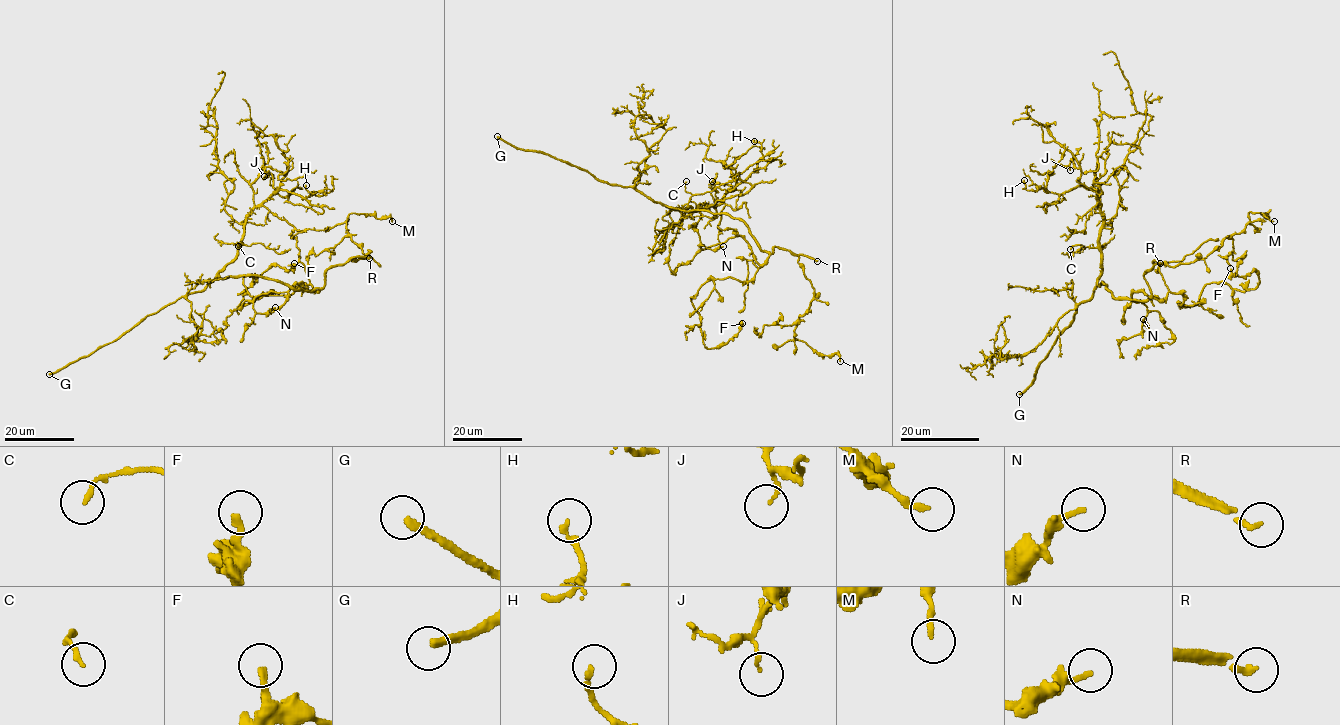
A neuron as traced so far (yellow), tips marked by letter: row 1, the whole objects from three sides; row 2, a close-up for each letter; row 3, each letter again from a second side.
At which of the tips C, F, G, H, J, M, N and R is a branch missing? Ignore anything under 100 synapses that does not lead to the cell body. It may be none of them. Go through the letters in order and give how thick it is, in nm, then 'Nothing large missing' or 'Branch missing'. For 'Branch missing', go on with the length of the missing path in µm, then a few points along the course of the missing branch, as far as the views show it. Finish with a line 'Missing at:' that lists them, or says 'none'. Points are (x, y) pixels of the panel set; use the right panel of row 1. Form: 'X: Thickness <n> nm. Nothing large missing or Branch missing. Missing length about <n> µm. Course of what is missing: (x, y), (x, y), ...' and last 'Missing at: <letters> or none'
C: Thickness 150 nm. Nothing large missing
F: Thickness 240 nm. Nothing large missing
G: Thickness 260 nm. Branch missing. Missing length about 45 µm. Course of what is missing: (1019, 394), (1007, 393), (990, 382), (943, 376), (931, 390), (928, 403)
H: Thickness 190 nm. Nothing large missing
J: Thickness 110 nm. Nothing large missing
M: Thickness 190 nm. Nothing large missing
N: Thickness 160 nm. Nothing large missing
R: Thickness 200 nm. Branch missing. Missing length about 100 µm. Course of what is missing: (1160, 263), (1167, 288), (1148, 264), (1132, 276), (1134, 319), (1142, 321), (1131, 329), (1118, 315)
Missing at: G, R

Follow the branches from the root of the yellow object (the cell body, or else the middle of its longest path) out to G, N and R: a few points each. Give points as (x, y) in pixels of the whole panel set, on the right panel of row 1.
G: (1102, 282), (1088, 300), (1076, 307), (1071, 323), (1039, 364), (1032, 383), (1019, 394)
N: (1102, 282), (1115, 298), (1164, 300), (1134, 292), (1132, 300), (1147, 308), (1146, 326), (1143, 319)
R: (1102, 282), (1115, 298), (1145, 300), (1151, 296), (1151, 291), (1144, 274), (1152, 267), (1153, 262), (1160, 263)

